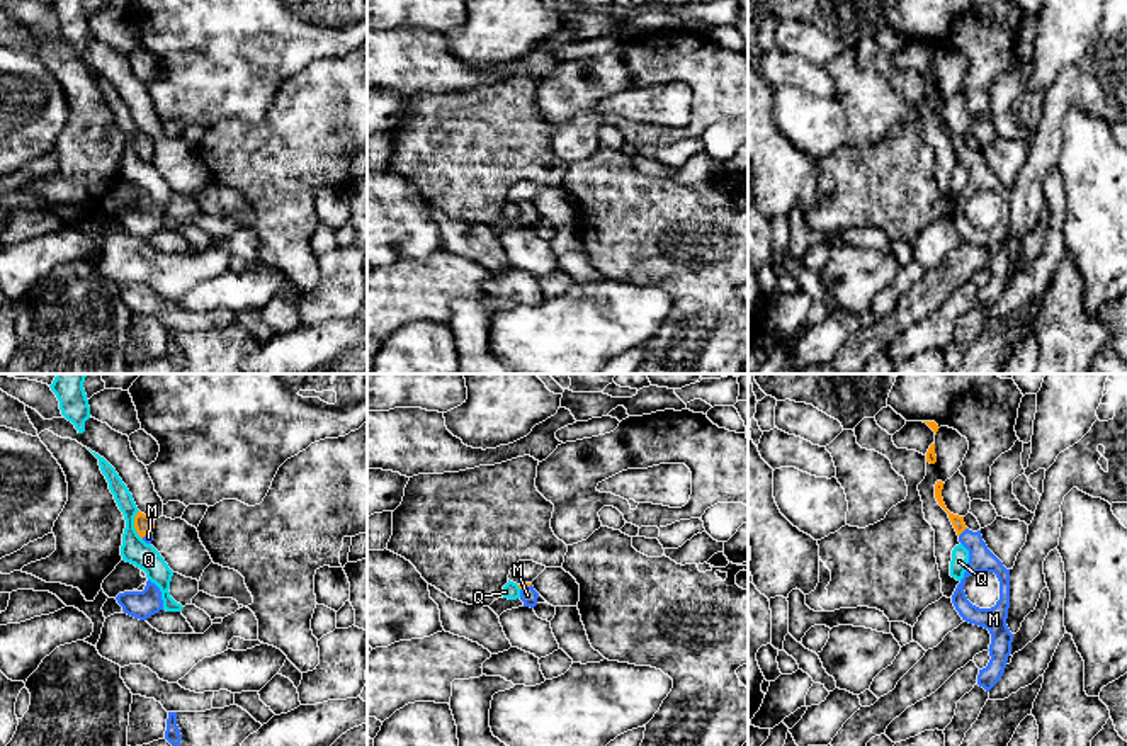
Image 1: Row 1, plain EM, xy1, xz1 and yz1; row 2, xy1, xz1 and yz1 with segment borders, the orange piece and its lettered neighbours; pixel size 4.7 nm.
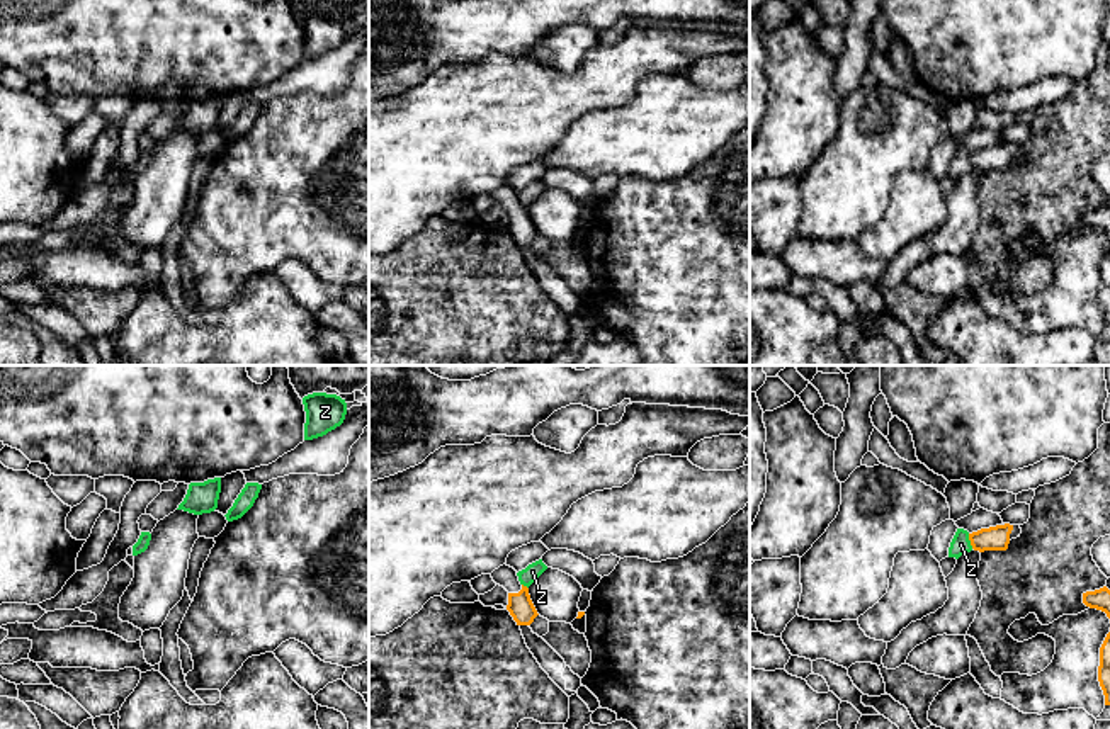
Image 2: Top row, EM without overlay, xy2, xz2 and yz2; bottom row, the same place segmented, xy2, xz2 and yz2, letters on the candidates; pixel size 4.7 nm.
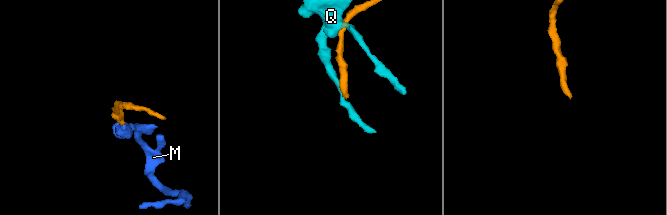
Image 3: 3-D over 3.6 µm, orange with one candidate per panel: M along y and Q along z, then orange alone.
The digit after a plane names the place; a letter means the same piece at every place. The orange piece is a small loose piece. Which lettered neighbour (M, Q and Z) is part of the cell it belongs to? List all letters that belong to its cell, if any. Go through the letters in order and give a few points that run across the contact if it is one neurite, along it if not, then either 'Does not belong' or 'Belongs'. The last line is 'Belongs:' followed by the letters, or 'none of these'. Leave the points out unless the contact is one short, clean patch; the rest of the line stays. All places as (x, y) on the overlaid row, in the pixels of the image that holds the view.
M: Line: yz1 (957, 522), (962, 531), (981, 558). Belongs
Q: Does not belong
Z: Line: yz2 (968, 534), (973, 548). Does not belong
Belongs: M

